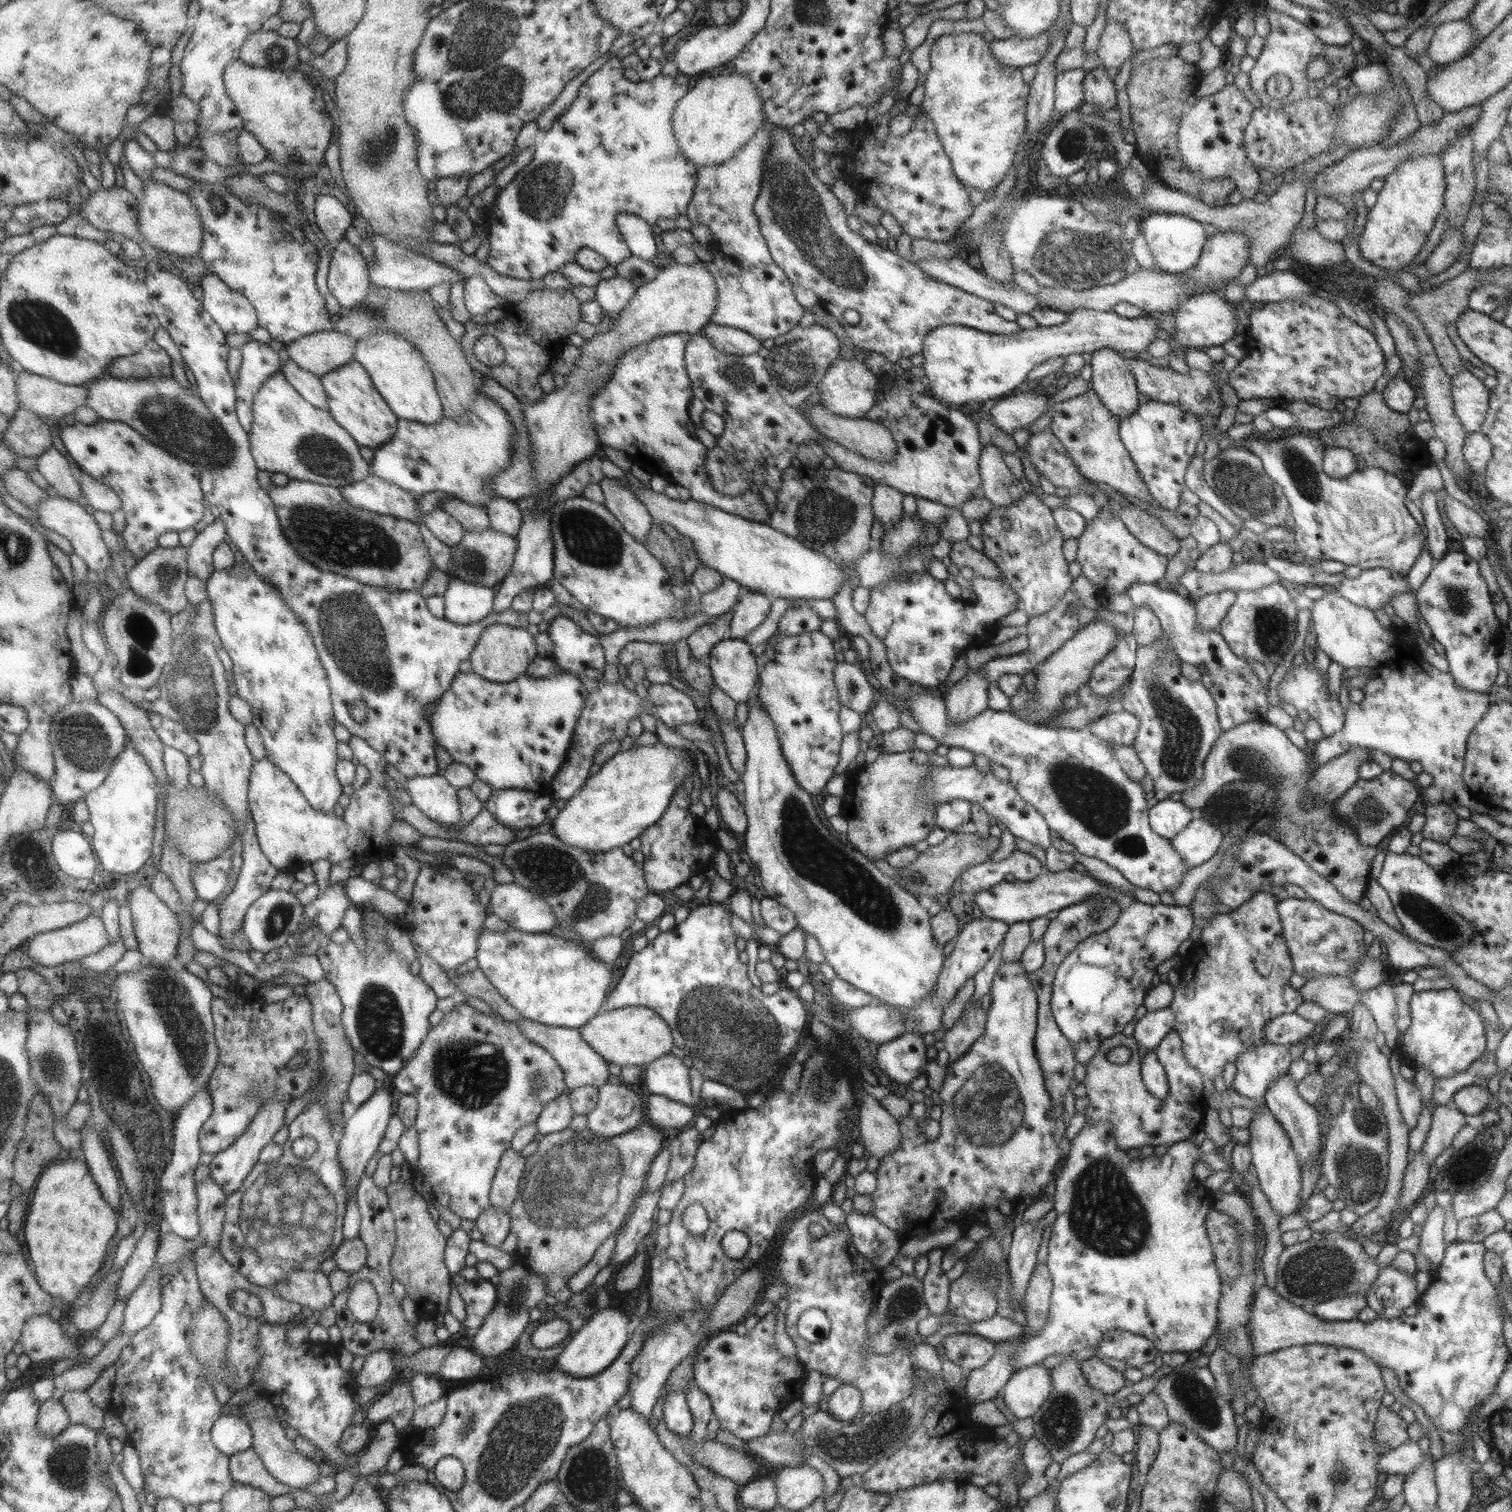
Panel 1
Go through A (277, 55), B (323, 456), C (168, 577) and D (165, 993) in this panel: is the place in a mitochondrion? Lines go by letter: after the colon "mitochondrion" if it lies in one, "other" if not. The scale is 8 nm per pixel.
A: mitochondrion
B: mitochondrion
C: mitochondrion
D: mitochondrion

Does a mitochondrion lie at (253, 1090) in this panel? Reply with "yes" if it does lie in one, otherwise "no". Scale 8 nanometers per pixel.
yes

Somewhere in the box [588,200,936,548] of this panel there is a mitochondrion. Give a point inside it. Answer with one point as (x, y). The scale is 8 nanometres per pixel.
(797, 362)

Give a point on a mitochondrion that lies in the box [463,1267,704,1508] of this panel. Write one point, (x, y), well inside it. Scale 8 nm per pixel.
(521, 1437)

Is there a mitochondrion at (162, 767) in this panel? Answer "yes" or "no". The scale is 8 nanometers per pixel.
no

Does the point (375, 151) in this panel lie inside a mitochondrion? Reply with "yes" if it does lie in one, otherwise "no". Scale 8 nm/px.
yes

